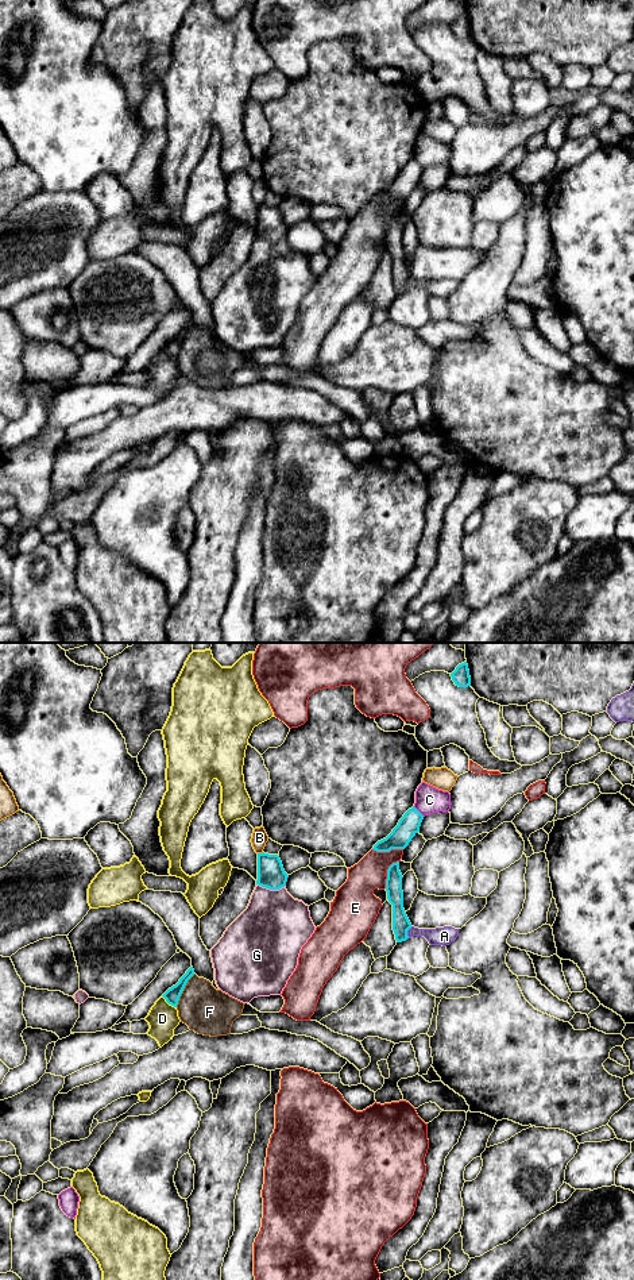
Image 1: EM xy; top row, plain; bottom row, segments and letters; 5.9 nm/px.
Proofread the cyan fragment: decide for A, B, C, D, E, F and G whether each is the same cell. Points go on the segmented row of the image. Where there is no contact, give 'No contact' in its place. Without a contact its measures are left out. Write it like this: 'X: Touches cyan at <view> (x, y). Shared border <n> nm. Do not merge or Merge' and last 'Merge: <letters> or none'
A: Touches cyan at xy (406, 932). Shared border 80 nm. Do not merge
B: Touches cyan at xy (259, 854). Shared border 40 nm. Do not merge
C: Touches cyan at xy (417, 810). Shared border 90 nm. Do not merge
D: Touches cyan at xy (169, 1003). Shared border 120 nm. Do not merge
E: Touches cyan at xy (387, 872). Shared border 190 nm. Do not merge
F: Touches cyan at xy (182, 990). Shared border 240 nm. Do not merge
G: Touches cyan at xy (270, 889). Shared border 170 nm. Do not merge
Merge: none

